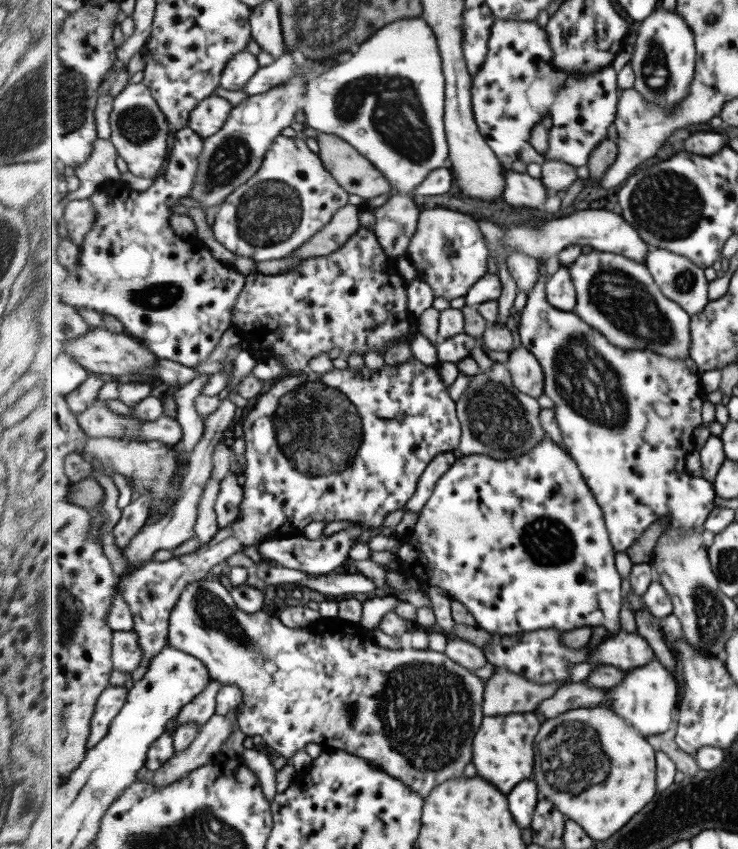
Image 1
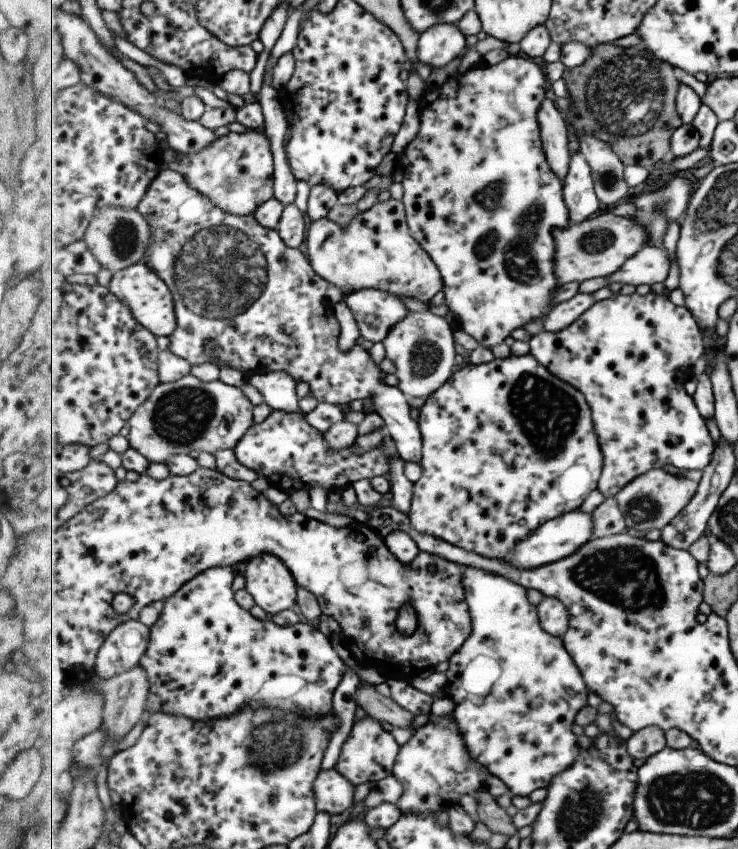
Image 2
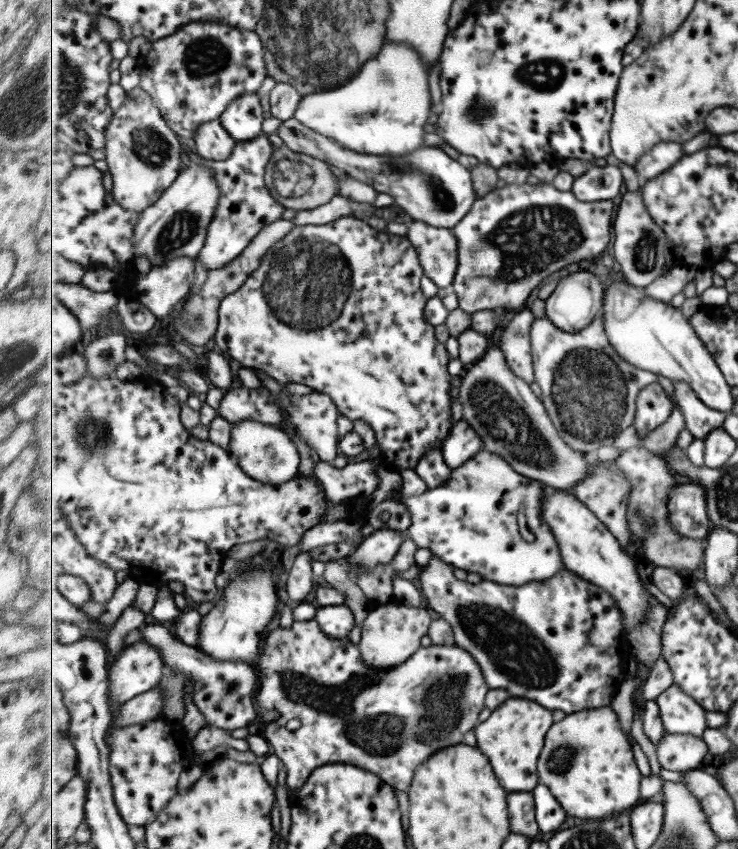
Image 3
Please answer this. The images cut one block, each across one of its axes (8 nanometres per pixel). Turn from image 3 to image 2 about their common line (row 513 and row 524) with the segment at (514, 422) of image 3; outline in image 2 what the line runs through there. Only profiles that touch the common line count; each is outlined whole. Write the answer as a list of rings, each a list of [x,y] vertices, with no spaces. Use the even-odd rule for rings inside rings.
[[[653,469],[636,478],[616,494],[617,502],[629,528],[643,530],[658,529],[661,531],[693,500],[699,488],[703,471],[682,471],[681,475],[665,472],[661,469]]]

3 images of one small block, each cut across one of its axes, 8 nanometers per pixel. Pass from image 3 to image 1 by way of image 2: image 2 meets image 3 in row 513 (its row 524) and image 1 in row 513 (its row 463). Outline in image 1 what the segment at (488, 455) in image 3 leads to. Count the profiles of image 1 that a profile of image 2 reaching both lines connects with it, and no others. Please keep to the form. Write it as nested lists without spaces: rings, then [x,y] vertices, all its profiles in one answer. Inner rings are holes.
[[[545,437],[541,443],[537,443],[530,452],[506,460],[497,460],[487,454],[463,455],[455,461],[451,470],[437,482],[432,497],[418,515],[414,527],[400,537],[396,557],[417,568],[416,578],[424,586],[439,586],[439,588],[447,590],[452,599],[461,602],[468,609],[477,622],[476,626],[491,634],[511,636],[511,634],[545,630],[545,628],[555,628],[555,630],[565,632],[594,626],[603,626],[609,629],[609,634],[611,634],[619,633],[623,628],[623,624],[621,624],[621,609],[624,605],[623,580],[615,568],[617,551],[610,538],[604,510],[601,508],[600,502],[597,501],[596,494],[585,481],[584,474],[577,466],[577,462],[549,437]]]

